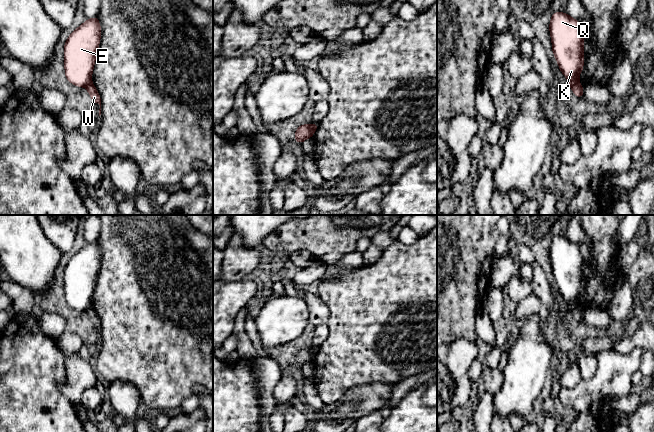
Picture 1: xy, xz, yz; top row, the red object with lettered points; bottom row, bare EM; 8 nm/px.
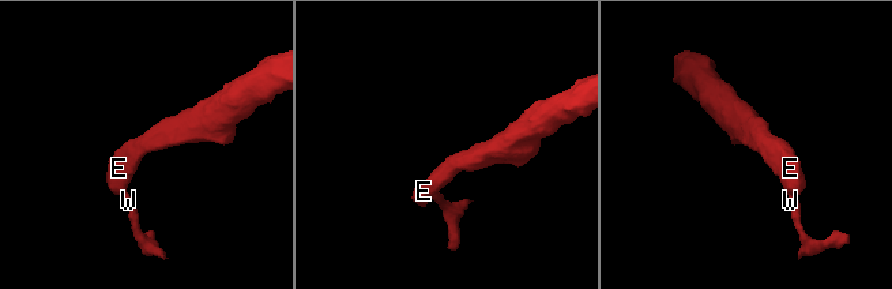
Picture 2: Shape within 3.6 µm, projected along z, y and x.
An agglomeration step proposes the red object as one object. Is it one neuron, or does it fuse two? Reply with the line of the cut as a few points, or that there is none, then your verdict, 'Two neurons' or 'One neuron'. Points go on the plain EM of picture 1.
Split along yz (578, 306), (570, 309). Two neurons

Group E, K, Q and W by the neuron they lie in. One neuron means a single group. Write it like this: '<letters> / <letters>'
E K Q / W

